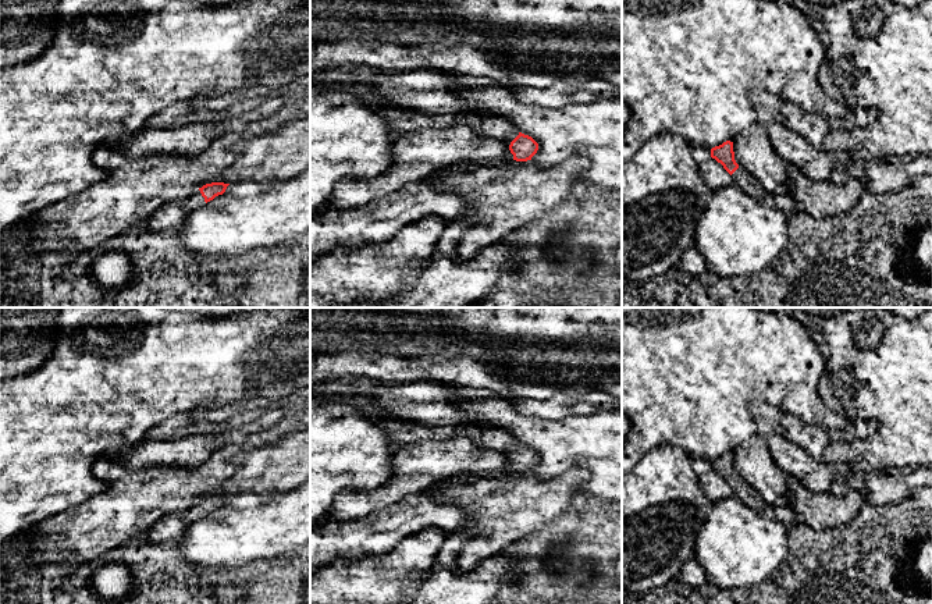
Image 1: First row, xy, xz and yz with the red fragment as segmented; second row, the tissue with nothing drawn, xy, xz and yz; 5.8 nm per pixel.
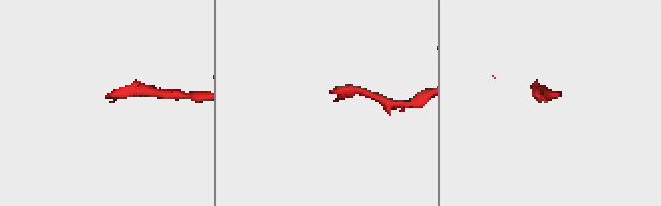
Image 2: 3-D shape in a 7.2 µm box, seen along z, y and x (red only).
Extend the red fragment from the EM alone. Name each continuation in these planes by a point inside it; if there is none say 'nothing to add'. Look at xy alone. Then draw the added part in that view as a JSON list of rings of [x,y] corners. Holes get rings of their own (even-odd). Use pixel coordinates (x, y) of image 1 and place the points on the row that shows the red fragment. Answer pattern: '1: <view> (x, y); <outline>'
1: xy (170, 216); [[[198,189],[186,199],[174,200],[161,206],[145,224],[142,224],[142,228],[152,232],[177,228],[191,212],[202,207],[204,203],[204,198]]]

